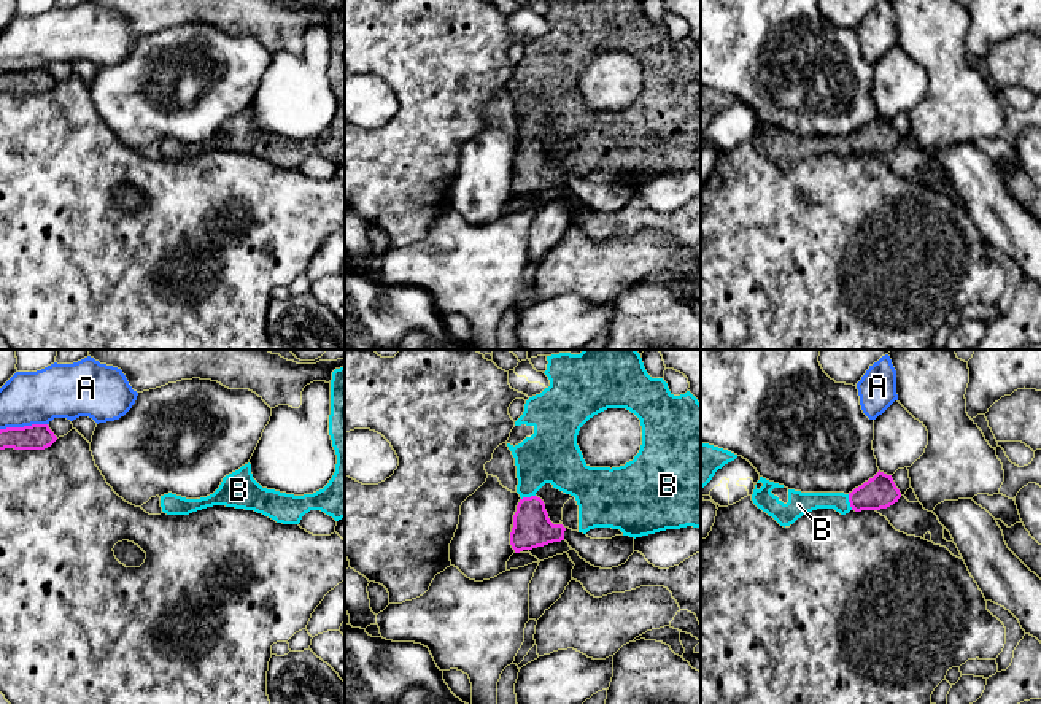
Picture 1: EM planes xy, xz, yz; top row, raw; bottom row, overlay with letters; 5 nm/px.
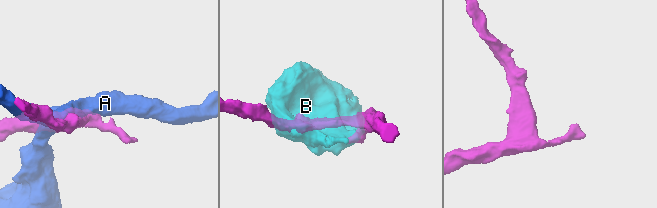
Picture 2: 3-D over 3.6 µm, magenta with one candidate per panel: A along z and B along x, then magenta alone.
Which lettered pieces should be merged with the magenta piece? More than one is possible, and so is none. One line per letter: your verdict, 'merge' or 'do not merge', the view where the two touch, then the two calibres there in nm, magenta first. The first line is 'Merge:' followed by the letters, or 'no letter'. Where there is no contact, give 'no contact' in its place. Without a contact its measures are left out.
Merge: B
A: do not merge; contact in xy; calibres 130 and 280 nm
B: merge; contact in yz; calibres 160 and 120 nm

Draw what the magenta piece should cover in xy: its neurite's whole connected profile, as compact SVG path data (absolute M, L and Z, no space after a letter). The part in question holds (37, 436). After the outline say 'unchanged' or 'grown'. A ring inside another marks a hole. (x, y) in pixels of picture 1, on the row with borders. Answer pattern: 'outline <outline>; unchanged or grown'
outline M48 424L0 429L0 450L45 450L56 440Z; unchanged

